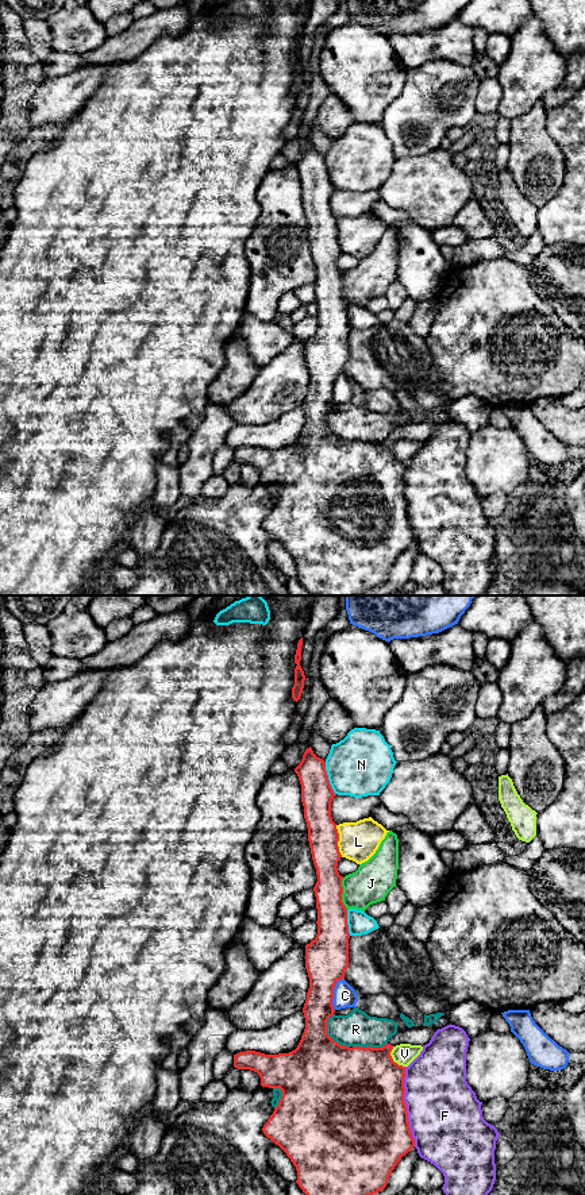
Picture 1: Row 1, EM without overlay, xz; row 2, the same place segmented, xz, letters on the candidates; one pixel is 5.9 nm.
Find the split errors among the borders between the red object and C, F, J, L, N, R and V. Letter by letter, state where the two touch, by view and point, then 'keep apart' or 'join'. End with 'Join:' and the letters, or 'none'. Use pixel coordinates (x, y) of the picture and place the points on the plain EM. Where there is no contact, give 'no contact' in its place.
C: meets red in xz at (333, 388); keep apart
F: meets red in xz at (405, 501); keep apart
J: meets red in xz at (342, 288); keep apart
L: meets red in xz at (338, 235); keep apart
N: meets red in xz at (327, 173); keep apart
R: meets red in xz at (328, 431); keep apart
V: meets red in xz at (392, 454); keep apart
Join: none

